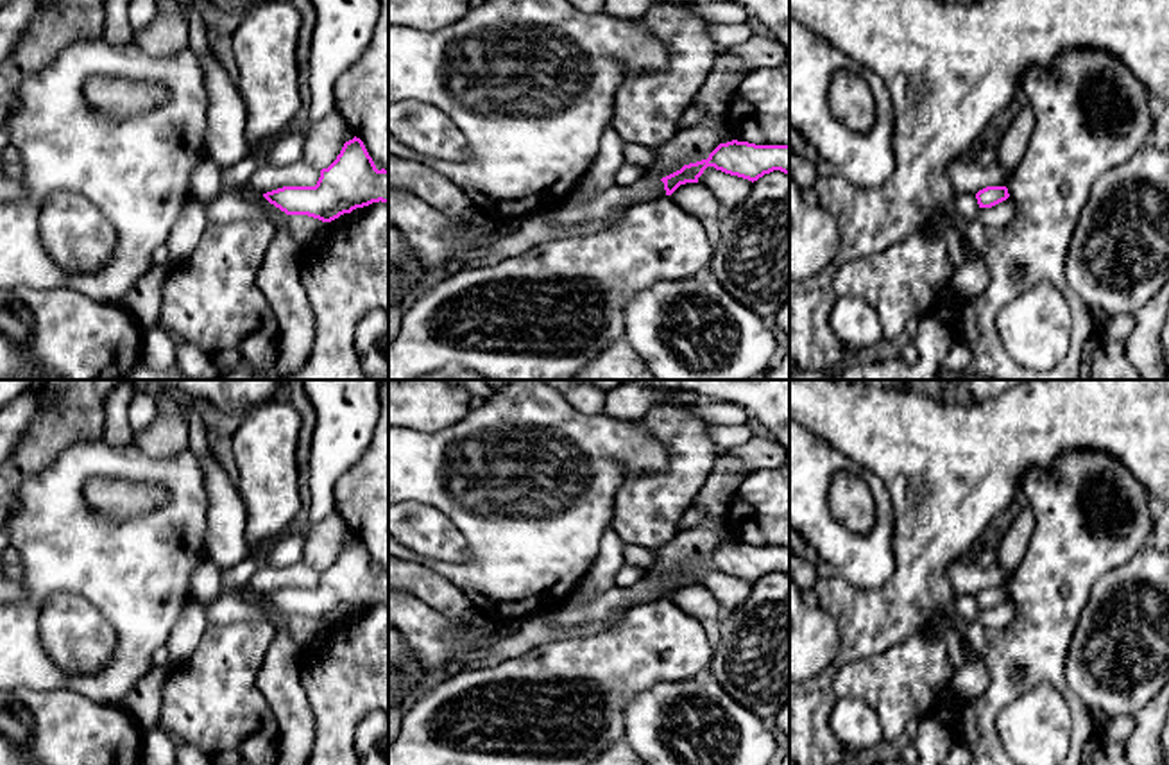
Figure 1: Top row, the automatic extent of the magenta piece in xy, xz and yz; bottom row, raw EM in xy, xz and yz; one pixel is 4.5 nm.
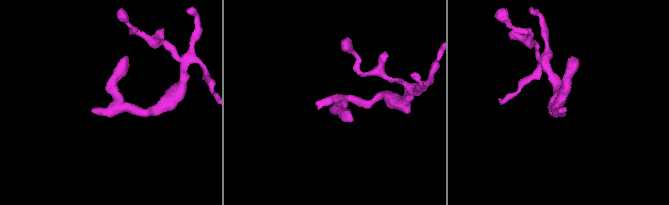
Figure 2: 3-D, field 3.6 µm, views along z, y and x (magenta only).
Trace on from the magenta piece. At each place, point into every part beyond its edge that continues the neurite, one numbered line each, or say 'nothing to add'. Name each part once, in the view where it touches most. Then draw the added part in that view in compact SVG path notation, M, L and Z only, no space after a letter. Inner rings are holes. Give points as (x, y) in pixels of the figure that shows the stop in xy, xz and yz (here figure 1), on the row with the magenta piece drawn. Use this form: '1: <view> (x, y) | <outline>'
1: xz (647, 187) | M648 172L632 185L612 185L607 192L587 202L564 201L546 211L546 217L562 226L580 226L593 220L602 220L619 208L628 208L637 202L664 197L664 183Z

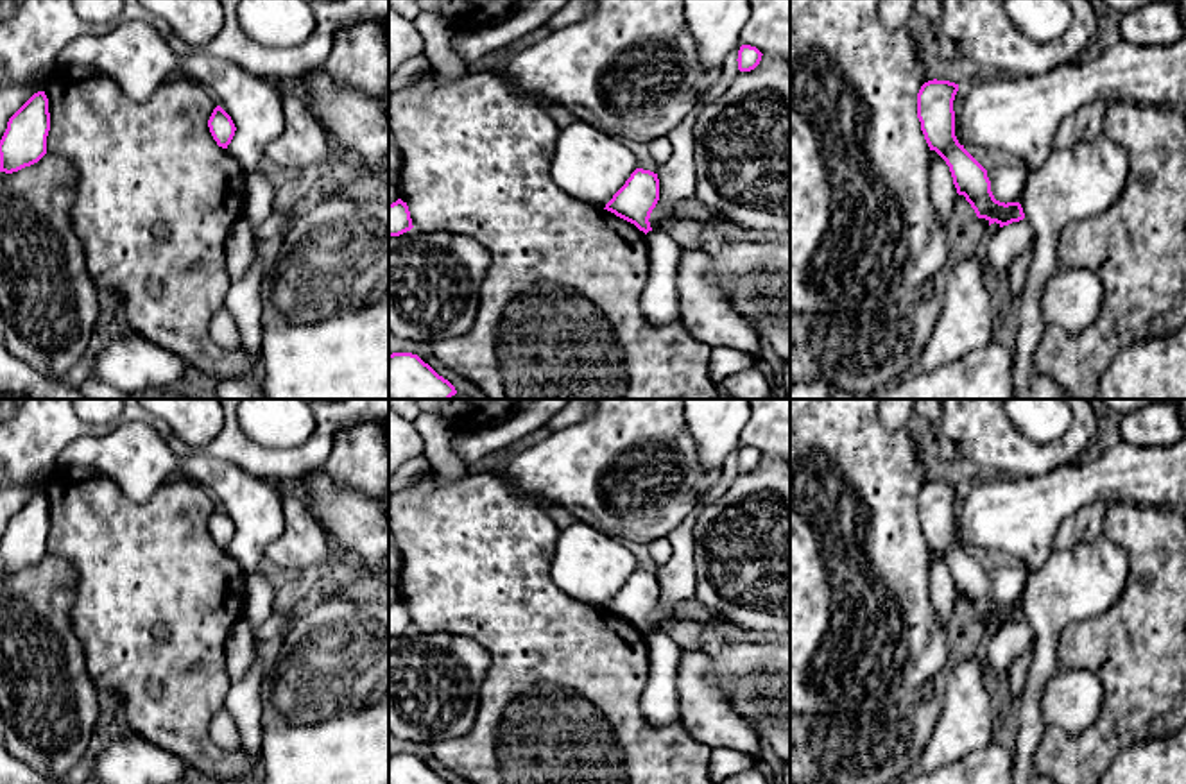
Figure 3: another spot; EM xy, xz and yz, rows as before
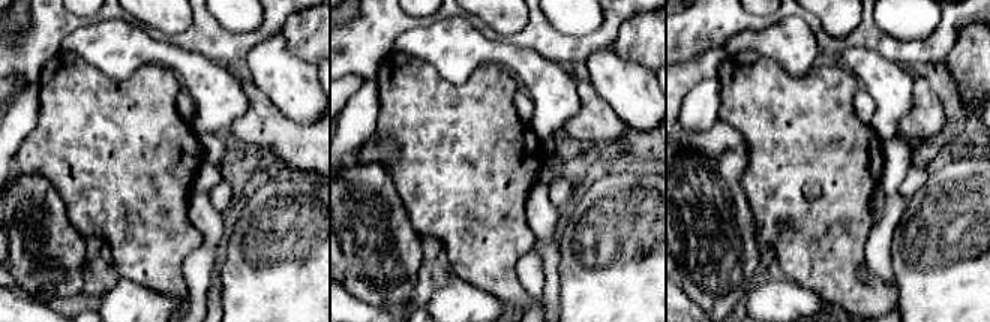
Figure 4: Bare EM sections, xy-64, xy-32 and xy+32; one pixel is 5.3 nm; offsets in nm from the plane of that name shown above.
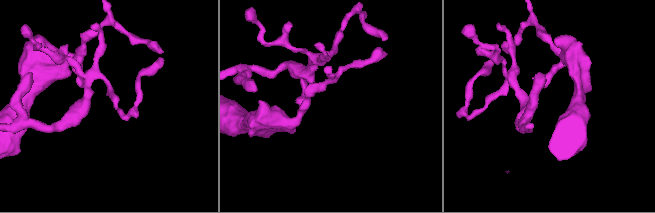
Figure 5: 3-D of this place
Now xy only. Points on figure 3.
nothing to add

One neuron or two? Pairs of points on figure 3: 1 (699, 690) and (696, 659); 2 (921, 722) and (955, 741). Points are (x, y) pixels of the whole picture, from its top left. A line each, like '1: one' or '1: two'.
1: one
2: two

